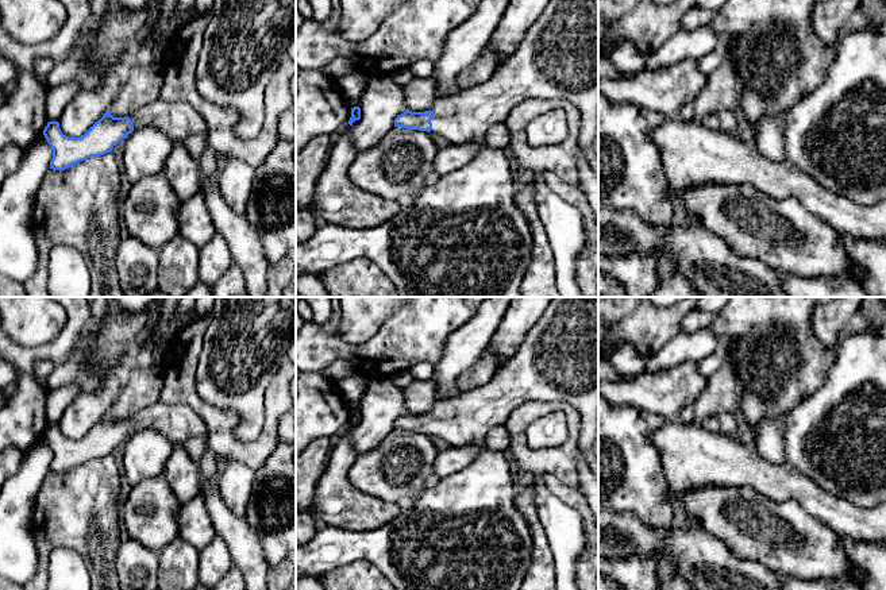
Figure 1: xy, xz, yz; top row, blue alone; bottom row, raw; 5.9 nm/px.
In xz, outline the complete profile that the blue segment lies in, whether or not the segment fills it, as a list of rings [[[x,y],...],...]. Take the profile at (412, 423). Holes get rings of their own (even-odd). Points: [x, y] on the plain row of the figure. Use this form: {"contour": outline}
{"contour": [[[552,297],[516,354],[488,383],[436,401],[429,413],[407,412],[394,421],[394,429],[435,435],[452,447],[466,447],[484,441],[492,428],[504,425],[509,413],[527,401],[563,401],[577,409],[581,414],[578,451],[598,478],[593,454],[598,428],[598,297]]]}

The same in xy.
{"contour": [[[157,402],[124,420],[113,420],[109,412],[82,439],[69,440],[62,436],[58,424],[49,424],[43,432],[53,452],[50,471],[65,473],[90,459],[111,455],[134,432],[153,429],[174,444],[190,437],[207,437],[203,419],[188,405]]]}

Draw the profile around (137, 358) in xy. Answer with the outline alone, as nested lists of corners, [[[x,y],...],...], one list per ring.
[[[136,348],[128,351],[128,354],[122,360],[122,367],[124,373],[138,367],[157,367],[159,369],[163,358],[155,358],[151,348]]]

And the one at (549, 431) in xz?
[[[565,412],[547,413],[525,428],[527,443],[532,450],[546,450],[566,441],[569,436]]]

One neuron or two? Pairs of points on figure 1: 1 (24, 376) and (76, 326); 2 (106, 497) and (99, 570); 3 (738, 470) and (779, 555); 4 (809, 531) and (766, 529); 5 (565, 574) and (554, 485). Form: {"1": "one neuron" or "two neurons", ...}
{"1": "one neuron", "2": "one neuron", "3": "two neurons", "4": "one neuron", "5": "two neurons"}

